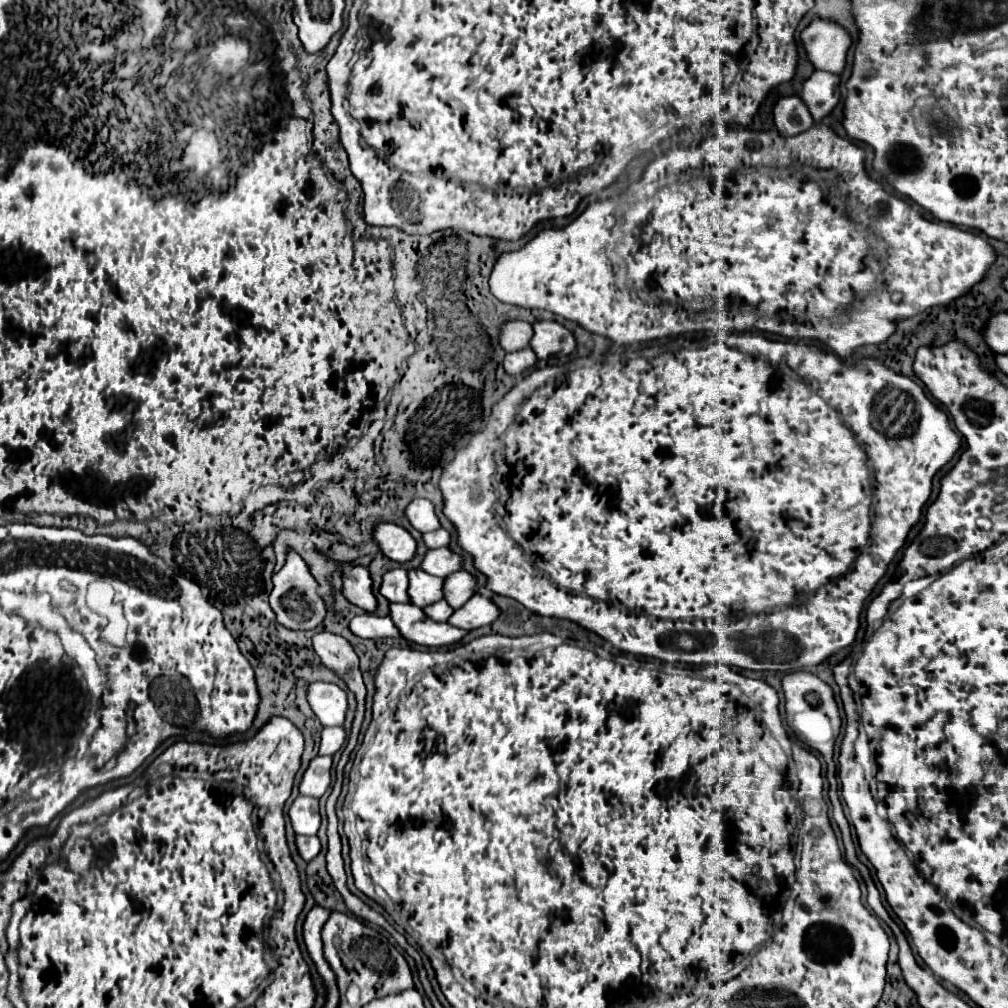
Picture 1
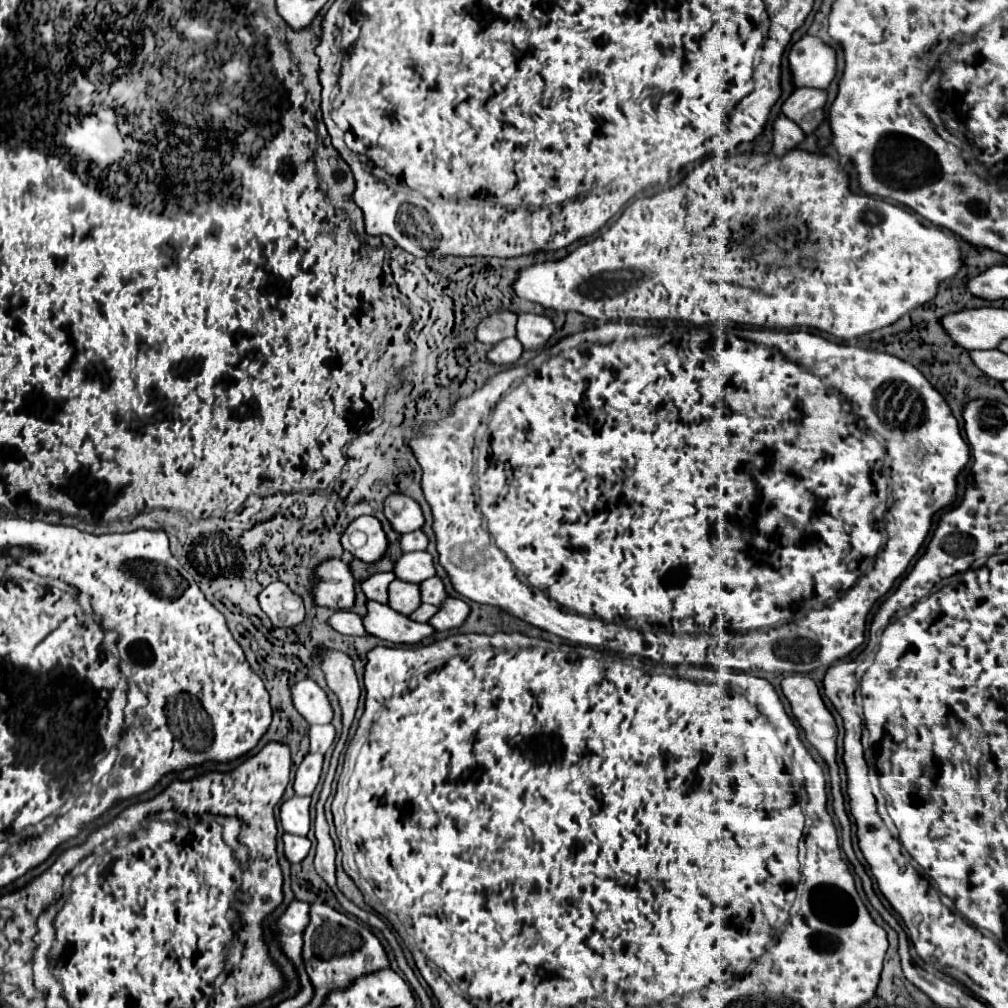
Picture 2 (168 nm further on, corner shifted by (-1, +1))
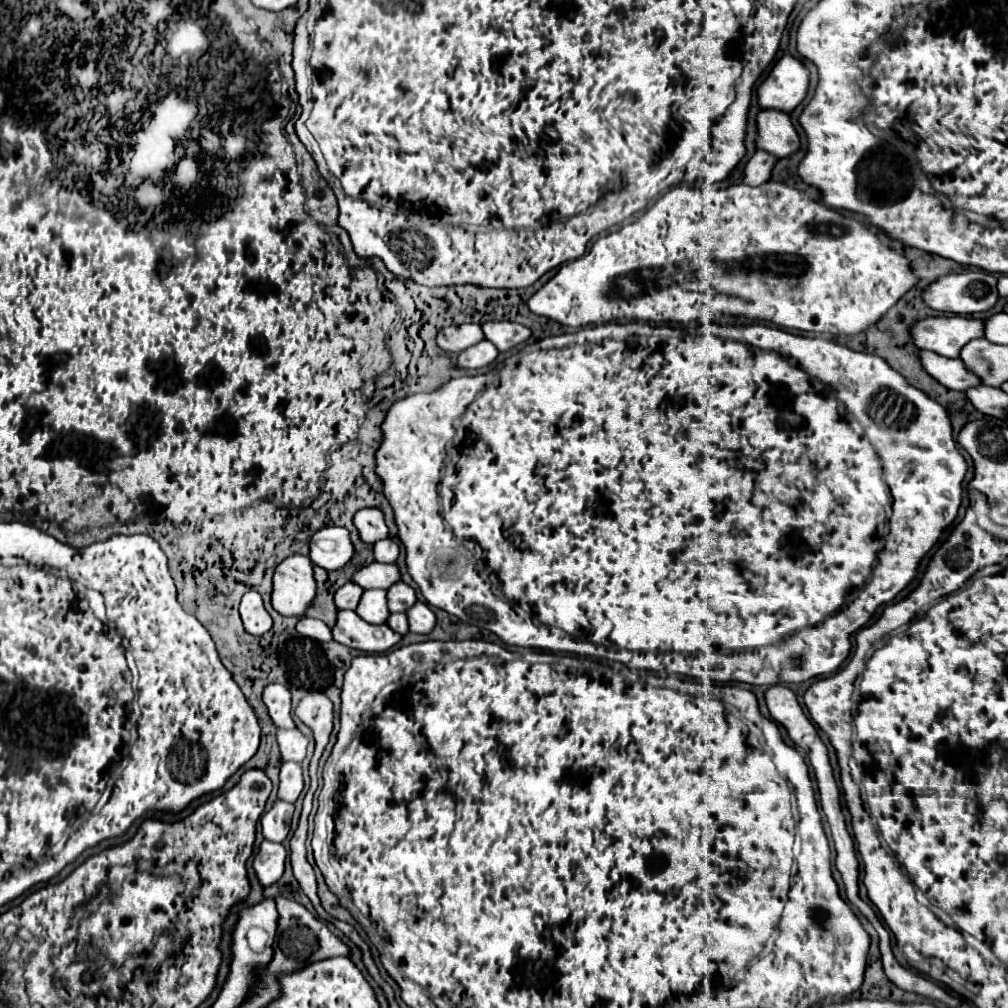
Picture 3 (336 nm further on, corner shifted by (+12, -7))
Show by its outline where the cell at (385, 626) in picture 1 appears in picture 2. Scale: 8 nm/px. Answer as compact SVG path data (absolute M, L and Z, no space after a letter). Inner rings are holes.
M337 611L331 619L329 625L335 627L335 631L343 635L367 635L367 629L363 627L363 617L359 617L353 611Z

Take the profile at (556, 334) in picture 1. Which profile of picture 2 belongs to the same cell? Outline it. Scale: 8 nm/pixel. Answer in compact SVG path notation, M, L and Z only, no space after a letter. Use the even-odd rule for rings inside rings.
M521 313L517 321L517 339L523 343L527 351L537 351L547 345L547 341L555 335L555 325L549 317Z

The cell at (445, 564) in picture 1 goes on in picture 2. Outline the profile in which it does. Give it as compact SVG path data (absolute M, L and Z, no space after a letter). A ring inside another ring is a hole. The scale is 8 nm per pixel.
M415 551L415 553L405 553L397 563L395 563L395 575L397 579L409 581L409 583L421 583L423 579L435 577L435 565L433 557L427 551Z

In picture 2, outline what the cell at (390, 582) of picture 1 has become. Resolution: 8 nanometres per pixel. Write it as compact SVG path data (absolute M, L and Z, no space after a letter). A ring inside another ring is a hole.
M391 571L389 573L375 573L361 587L363 587L363 593L367 595L367 599L387 603L389 601L389 583L391 581L395 581L395 573L391 573Z

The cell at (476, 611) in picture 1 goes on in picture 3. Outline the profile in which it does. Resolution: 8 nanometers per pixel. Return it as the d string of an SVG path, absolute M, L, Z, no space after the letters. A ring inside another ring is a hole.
M422 601L414 603L414 607L408 607L406 617L408 617L408 627L412 633L428 633L436 625L436 615Z

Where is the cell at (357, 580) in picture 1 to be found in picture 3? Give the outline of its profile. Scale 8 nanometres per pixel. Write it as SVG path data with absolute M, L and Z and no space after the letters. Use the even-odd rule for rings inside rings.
M290 555L276 565L270 603L280 615L302 615L314 595L316 583L312 577L312 563L306 555Z

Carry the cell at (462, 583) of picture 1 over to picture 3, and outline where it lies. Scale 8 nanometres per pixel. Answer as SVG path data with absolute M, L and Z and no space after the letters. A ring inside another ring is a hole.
M398 581L394 583L394 587L386 589L386 603L390 607L390 613L402 613L408 607L412 607L416 601L416 593L410 585Z

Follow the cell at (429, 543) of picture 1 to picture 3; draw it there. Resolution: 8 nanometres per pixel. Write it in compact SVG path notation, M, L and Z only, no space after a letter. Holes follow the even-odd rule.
M382 539L374 543L374 561L378 563L394 563L398 557L400 549L392 539Z

